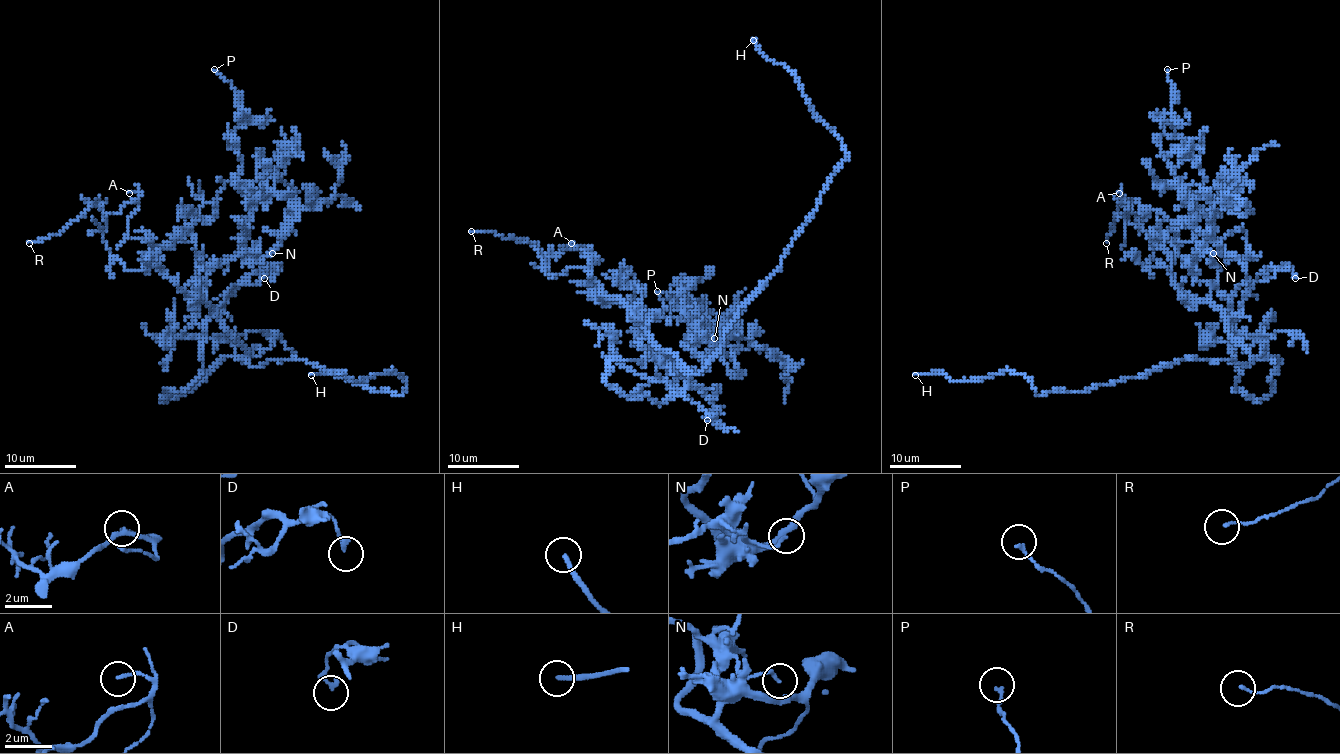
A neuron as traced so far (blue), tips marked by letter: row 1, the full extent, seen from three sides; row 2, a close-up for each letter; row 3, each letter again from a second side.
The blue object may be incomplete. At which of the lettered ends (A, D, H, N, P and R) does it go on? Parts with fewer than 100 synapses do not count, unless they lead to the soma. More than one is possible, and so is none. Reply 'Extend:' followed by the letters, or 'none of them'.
Extend: H

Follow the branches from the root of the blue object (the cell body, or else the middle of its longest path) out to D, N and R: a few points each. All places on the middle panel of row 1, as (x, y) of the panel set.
D: (696, 373), (689, 377), (669, 352), (662, 354), (661, 365), (693, 382), (714, 406), (707, 420)
N: (696, 373), (689, 377), (669, 352), (659, 356), (705, 372), (696, 347), (714, 338)
R: (696, 373), (689, 377), (584, 268), (552, 277), (548, 259), (528, 241), (471, 231)

